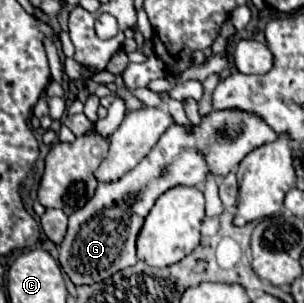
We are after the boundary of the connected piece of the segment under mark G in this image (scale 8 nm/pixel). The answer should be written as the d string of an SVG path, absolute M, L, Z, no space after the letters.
M214 110L208 116L202 118L200 124L192 126L180 126L172 124L158 140L158 144L150 150L150 154L130 172L120 176L116 182L102 182L96 188L96 194L92 200L80 208L78 212L70 214L70 226L64 242L60 244L60 266L68 274L68 278L78 284L94 284L98 280L110 278L114 272L134 266L138 262L136 258L136 238L142 230L144 218L152 210L156 198L164 194L172 186L198 186L204 184L208 174L214 174L216 178L224 178L228 172L232 172L240 160L250 154L252 150L260 148L262 144L278 140L278 134L256 114L242 112L242 110Z

